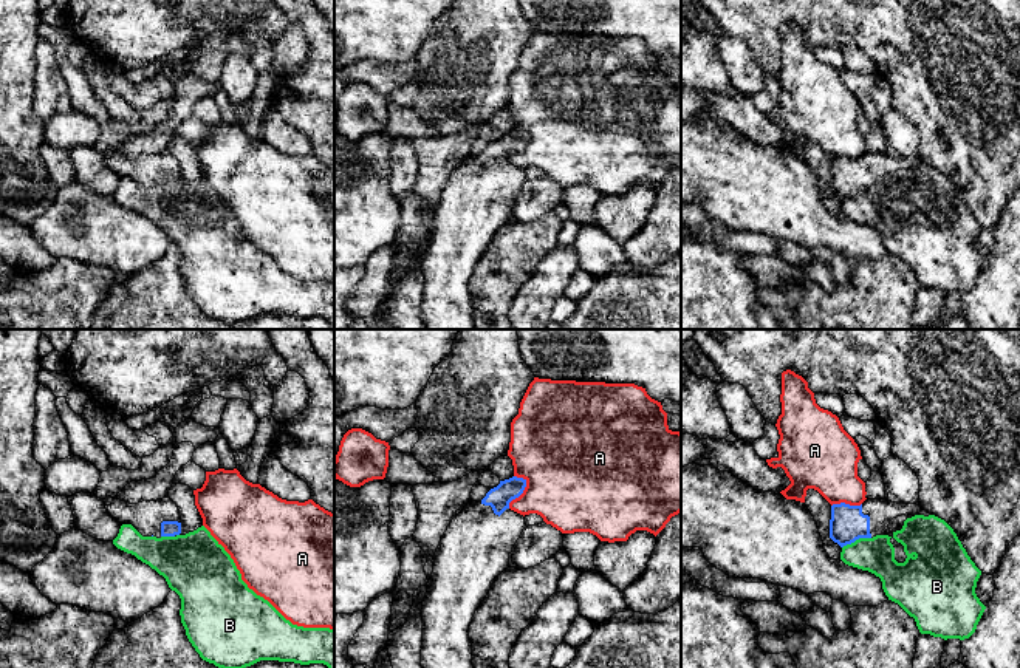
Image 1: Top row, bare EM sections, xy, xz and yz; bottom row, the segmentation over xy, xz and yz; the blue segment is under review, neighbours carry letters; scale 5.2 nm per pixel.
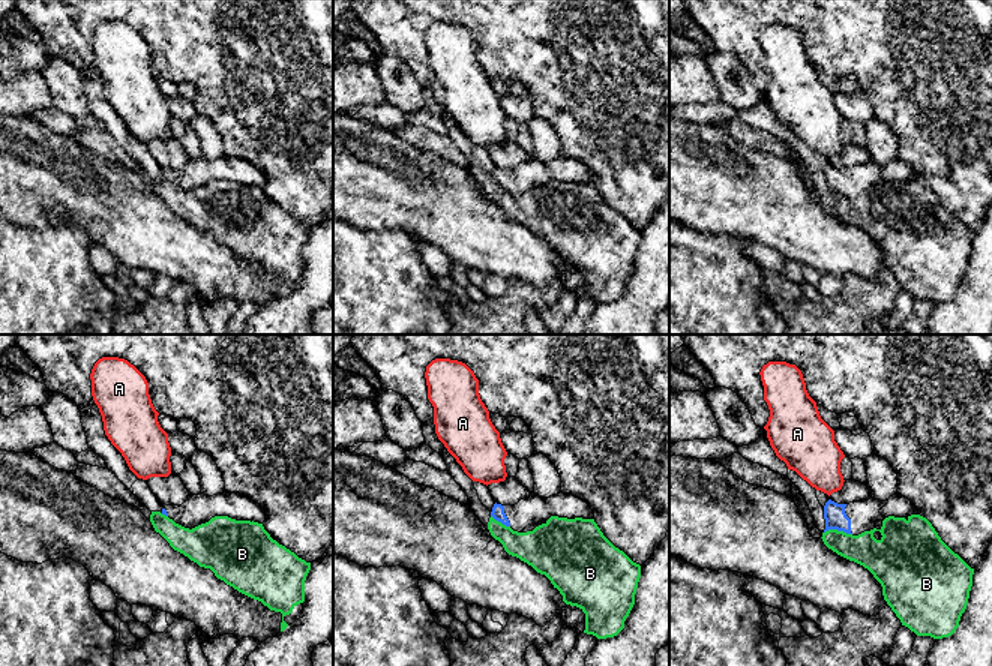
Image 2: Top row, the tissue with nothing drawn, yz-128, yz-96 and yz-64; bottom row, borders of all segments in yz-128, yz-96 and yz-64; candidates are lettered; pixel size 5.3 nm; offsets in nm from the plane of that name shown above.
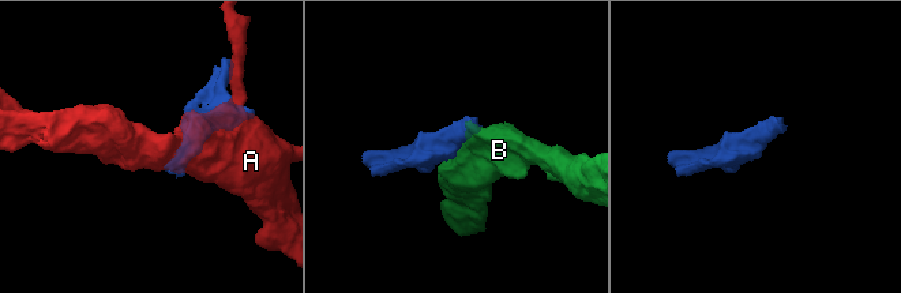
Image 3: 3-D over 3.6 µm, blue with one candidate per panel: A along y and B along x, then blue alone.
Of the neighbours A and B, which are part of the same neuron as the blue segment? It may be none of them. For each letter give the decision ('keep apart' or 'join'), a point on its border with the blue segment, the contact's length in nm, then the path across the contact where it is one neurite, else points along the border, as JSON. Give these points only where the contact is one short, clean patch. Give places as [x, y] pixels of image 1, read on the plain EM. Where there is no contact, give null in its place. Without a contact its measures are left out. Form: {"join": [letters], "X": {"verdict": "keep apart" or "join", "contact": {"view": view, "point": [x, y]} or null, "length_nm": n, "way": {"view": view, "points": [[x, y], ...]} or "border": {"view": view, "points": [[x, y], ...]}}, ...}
{"join": [], "A": {"verdict": "keep apart", "contact": {"view": "xz", "point": [520, 147]}, "length_nm": 180}, "B": {"verdict": "keep apart", "contact": {"view": "yz", "point": [856, 192]}, "length_nm": 160}}

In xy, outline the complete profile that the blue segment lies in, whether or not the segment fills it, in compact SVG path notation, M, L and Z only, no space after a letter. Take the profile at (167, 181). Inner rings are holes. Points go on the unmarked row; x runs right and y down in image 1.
M167 150L130 158L118 152L104 153L107 165L121 178L132 178L142 190L175 190L181 187L176 158Z

